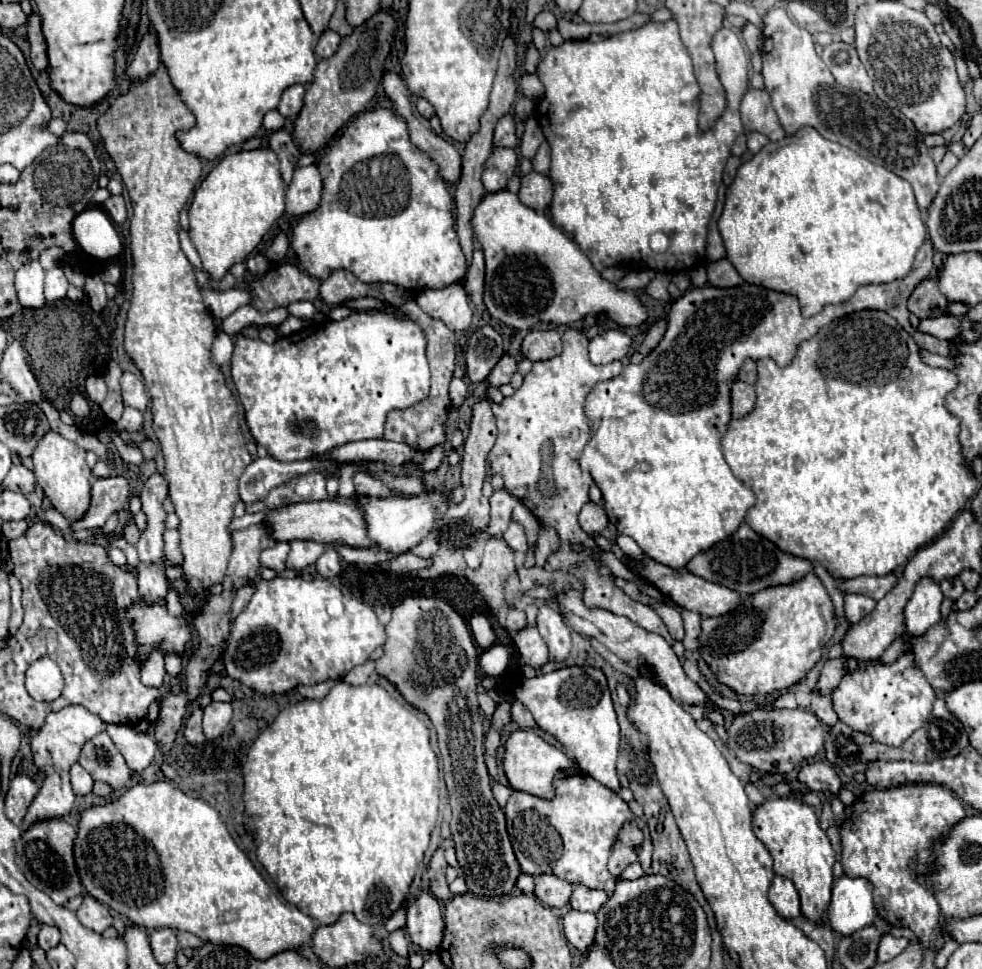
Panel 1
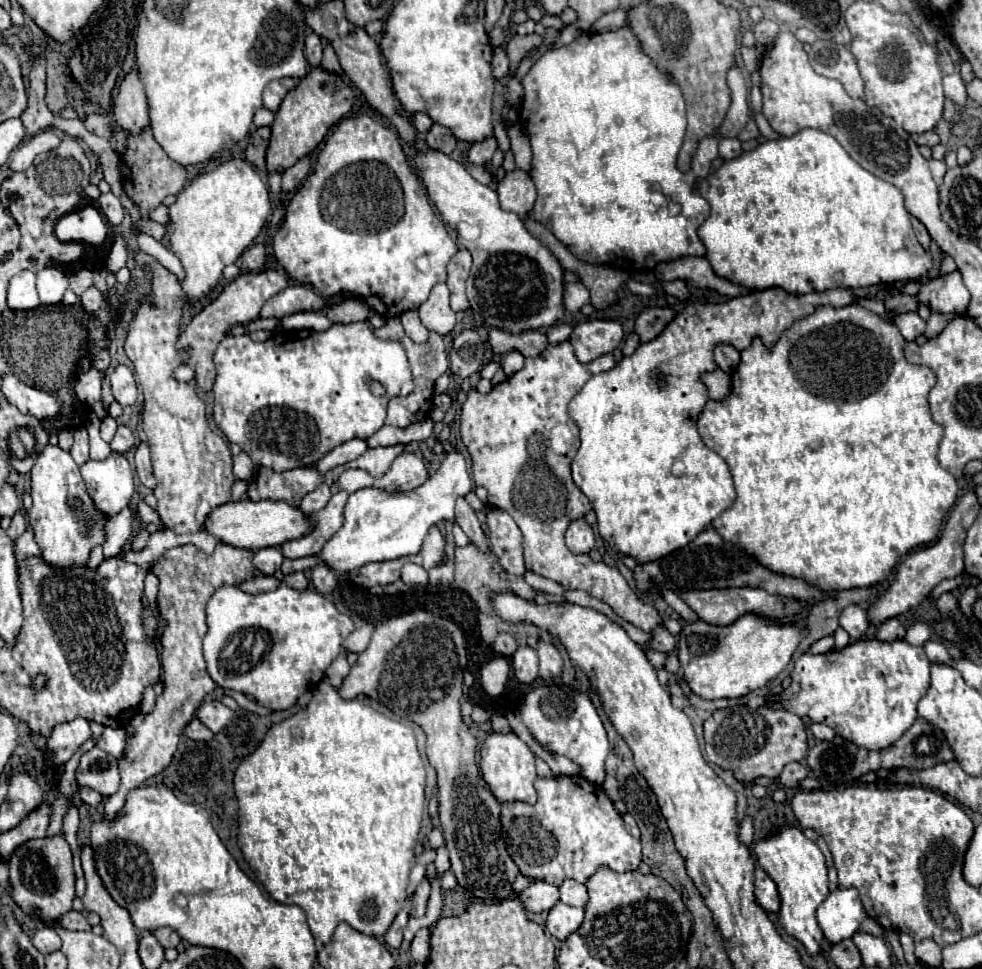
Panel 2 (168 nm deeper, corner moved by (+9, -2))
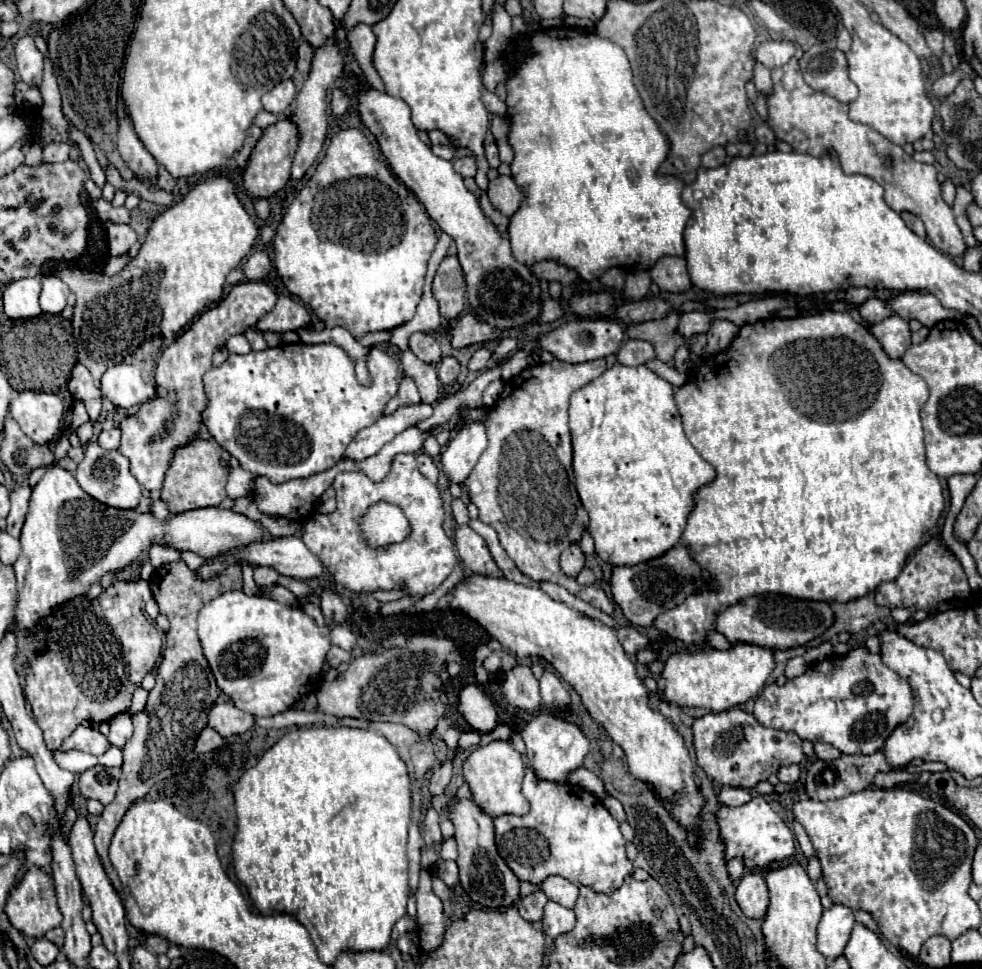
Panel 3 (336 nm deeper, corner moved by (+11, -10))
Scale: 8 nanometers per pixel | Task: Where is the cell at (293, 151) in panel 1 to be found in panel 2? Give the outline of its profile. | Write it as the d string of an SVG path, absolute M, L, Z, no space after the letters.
M254 128L250 134L250 144L246 148L246 160L250 160L260 172L268 172L266 168L268 144L270 144L270 128Z

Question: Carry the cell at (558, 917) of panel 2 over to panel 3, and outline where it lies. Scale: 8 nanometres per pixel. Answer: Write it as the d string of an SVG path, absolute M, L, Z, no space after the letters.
M552 900L546 902L544 906L544 918L542 918L542 926L544 926L544 932L550 936L550 938L556 938L564 932L570 932L576 924L576 918L574 918L574 910L570 908L564 908Z

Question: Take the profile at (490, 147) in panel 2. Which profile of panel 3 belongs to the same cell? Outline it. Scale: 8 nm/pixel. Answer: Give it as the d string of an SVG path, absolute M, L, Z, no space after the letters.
M468 156L468 158L458 158L458 160L454 160L452 164L454 164L454 170L456 170L462 178L476 174L476 162L474 162L472 156Z

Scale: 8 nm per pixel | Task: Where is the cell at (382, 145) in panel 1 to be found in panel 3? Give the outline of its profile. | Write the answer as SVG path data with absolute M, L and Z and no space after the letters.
M348 128L330 140L324 160L286 208L274 236L274 266L290 294L306 302L326 328L340 326L354 338L362 338L368 332L394 330L412 320L434 246L436 232L426 208L384 162L376 160L366 136L358 128Z

